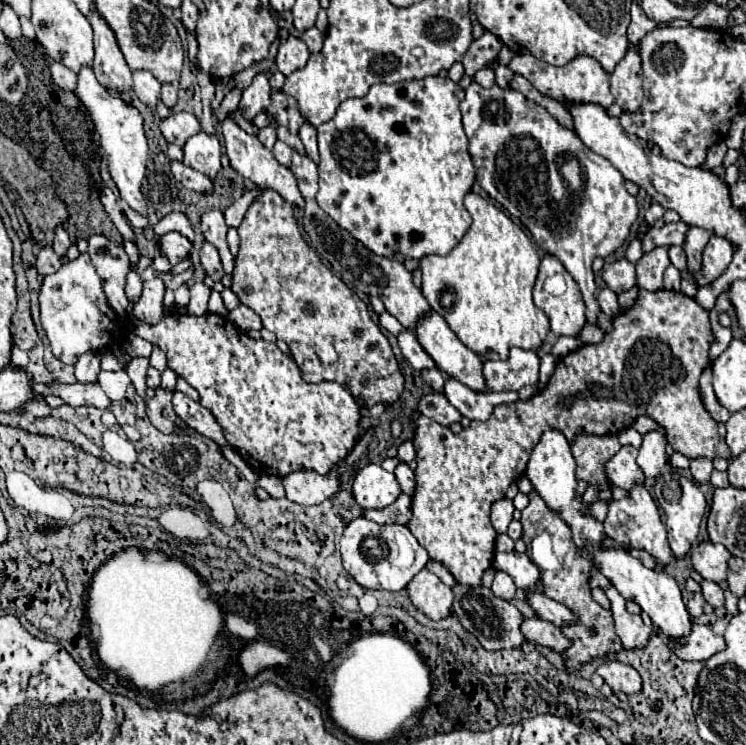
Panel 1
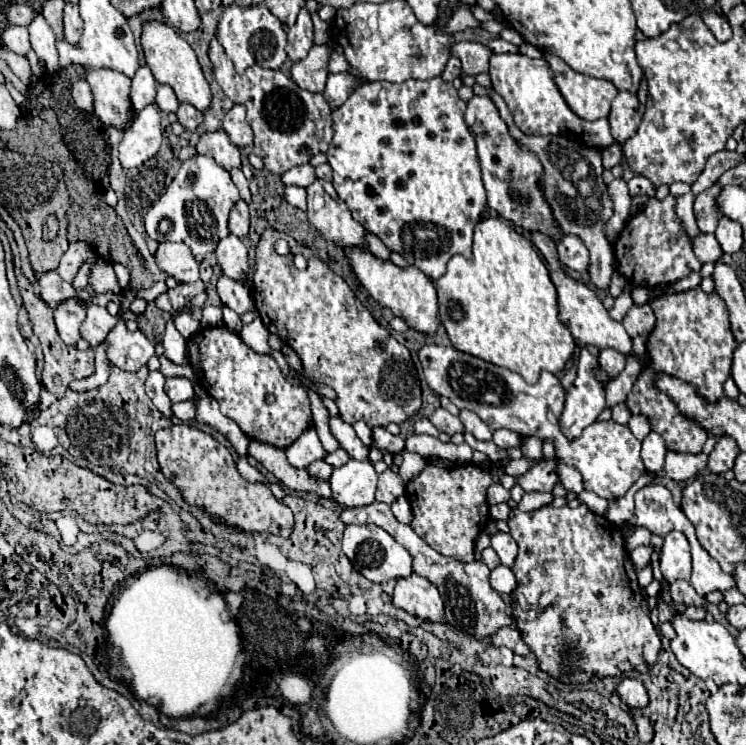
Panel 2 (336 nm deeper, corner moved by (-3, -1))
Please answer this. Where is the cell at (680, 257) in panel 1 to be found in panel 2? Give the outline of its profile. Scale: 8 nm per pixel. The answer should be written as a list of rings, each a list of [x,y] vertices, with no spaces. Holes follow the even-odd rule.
[[[700,234],[694,238],[694,254],[698,254],[702,262],[716,262],[724,252],[714,234]]]

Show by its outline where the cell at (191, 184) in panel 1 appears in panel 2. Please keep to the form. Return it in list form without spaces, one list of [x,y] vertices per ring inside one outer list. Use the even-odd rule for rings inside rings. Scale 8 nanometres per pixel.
[[[244,200],[234,204],[234,210],[230,212],[230,232],[236,234],[238,238],[246,238],[250,230],[250,216],[248,216],[248,204]]]

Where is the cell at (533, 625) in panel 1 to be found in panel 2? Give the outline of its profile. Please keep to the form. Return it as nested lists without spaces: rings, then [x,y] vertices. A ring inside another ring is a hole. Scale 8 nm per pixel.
[[[506,626],[506,628],[498,630],[496,634],[490,636],[490,640],[492,640],[492,644],[494,644],[496,648],[506,646],[506,648],[510,648],[514,654],[520,654],[520,656],[528,656],[528,654],[530,654],[530,648],[522,642],[522,636],[518,634],[518,630],[516,630],[514,626]]]

